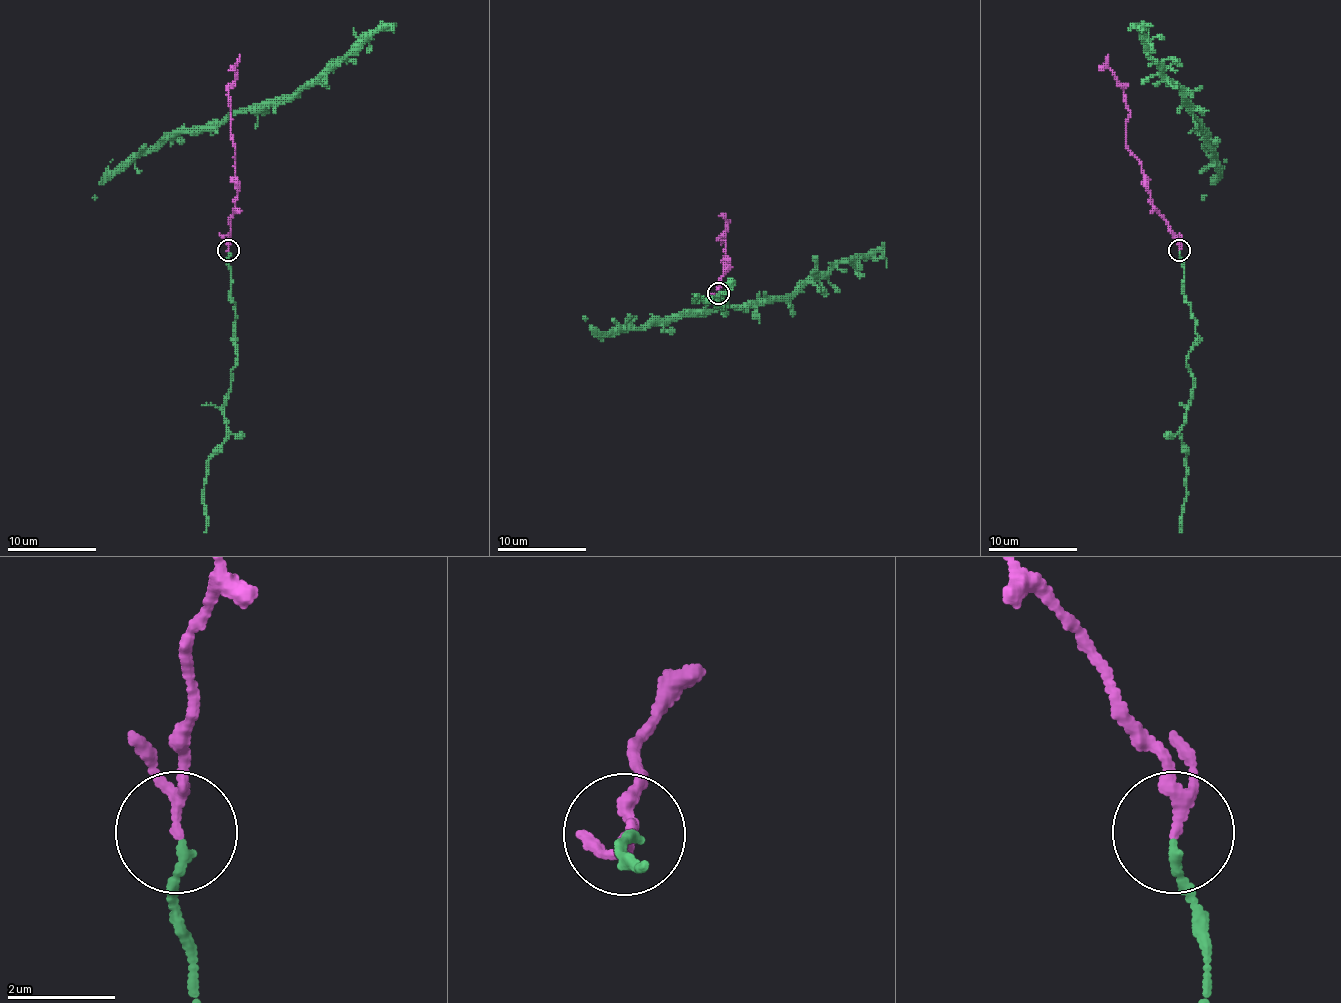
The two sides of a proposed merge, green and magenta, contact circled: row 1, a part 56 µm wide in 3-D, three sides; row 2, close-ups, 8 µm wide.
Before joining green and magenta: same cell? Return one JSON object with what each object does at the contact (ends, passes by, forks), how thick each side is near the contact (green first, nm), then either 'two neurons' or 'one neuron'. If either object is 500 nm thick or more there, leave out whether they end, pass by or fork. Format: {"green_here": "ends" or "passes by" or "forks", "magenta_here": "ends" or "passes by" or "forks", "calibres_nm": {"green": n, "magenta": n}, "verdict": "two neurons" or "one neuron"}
{"green_here": "ends", "magenta_here": "passes by", "calibres_nm": {"green": 150, "magenta": 170}, "verdict": "one neuron"}

